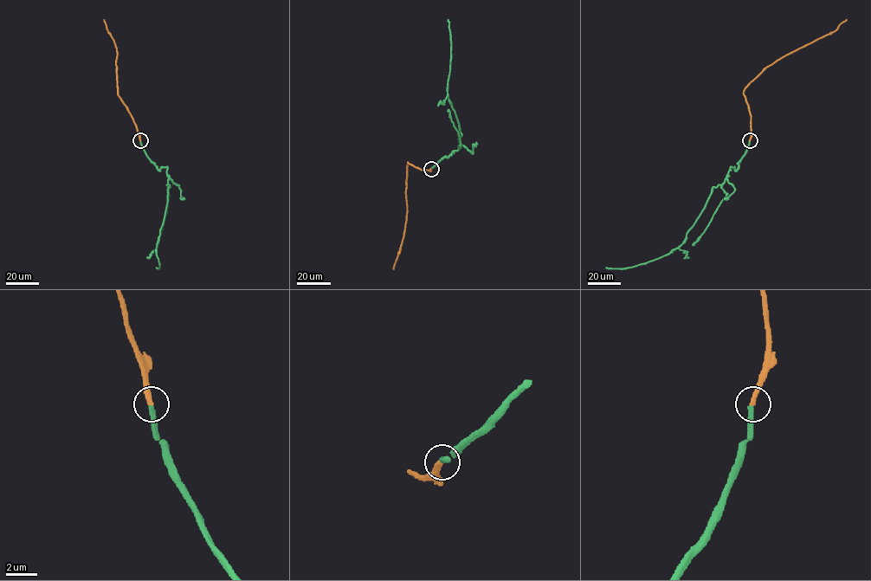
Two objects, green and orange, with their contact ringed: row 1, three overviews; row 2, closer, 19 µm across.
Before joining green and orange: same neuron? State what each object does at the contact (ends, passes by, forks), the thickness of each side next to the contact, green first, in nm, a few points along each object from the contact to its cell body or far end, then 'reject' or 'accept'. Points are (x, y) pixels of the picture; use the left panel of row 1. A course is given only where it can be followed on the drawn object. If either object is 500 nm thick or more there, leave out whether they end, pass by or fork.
green ends; orange ends; calibres 340 and 320 nm; course green (140, 140), (156, 167), (159, 170), (167, 167), (170, 187), (156, 248), (159, 263), (157, 267); course orange (140, 140), (131, 114), (118, 94), (117, 53), (104, 19); accept

